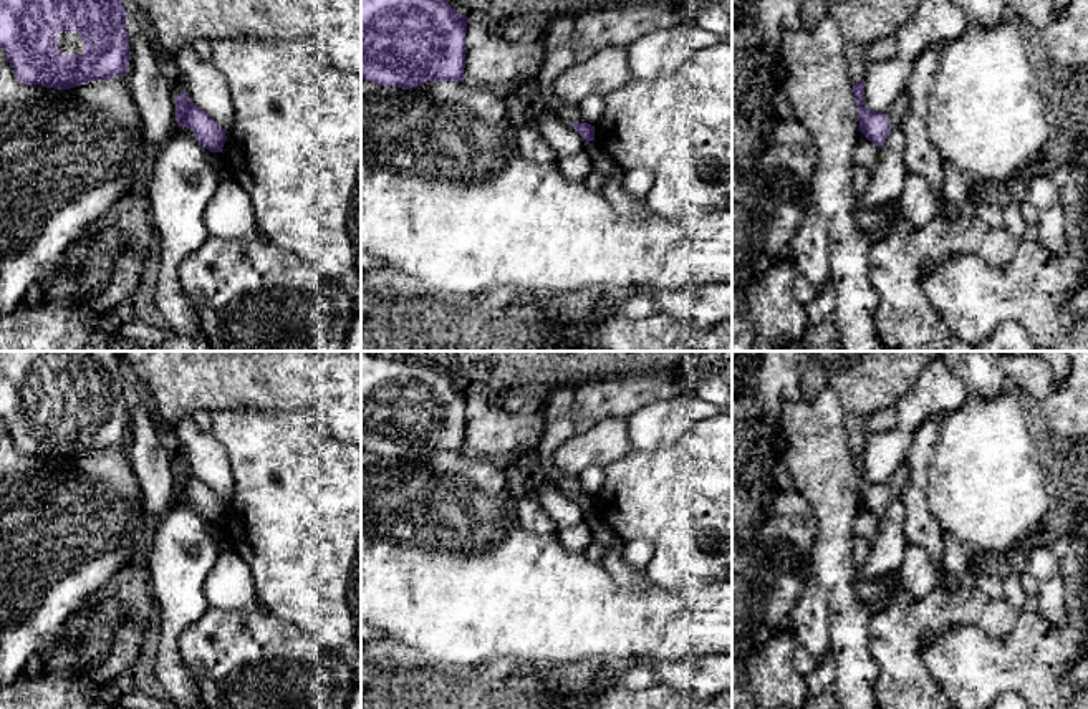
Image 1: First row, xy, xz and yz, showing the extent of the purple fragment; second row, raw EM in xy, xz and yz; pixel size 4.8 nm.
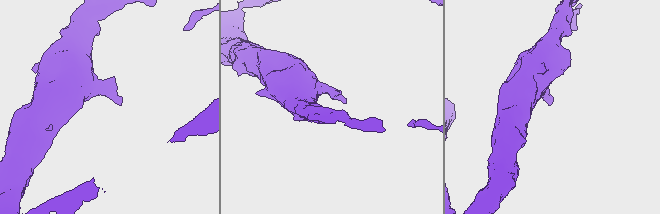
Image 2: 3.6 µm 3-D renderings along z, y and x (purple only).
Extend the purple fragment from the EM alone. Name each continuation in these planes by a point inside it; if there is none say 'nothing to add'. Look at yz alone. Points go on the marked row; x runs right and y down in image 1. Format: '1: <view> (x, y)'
nothing to add

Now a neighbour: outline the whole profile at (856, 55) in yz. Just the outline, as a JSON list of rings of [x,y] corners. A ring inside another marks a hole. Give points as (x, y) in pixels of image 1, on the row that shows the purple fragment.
[[[845,41],[845,56],[846,56],[846,70],[851,81],[851,86],[866,80],[869,60],[868,60],[869,45],[856,45]]]

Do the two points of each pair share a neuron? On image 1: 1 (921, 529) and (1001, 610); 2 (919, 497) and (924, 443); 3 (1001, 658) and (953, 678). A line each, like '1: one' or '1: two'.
1: two
2: one
3: one

